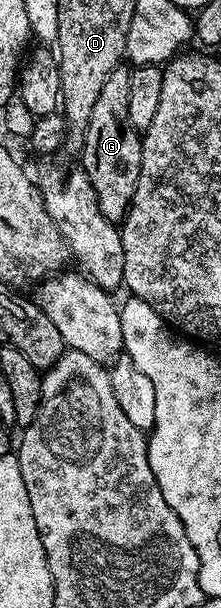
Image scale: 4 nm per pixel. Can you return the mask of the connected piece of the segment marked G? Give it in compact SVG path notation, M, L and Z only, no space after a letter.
M122 64L112 71L108 80L104 80L104 88L100 88L96 104L92 104L92 120L88 120L80 151L80 166L95 189L100 211L107 220L115 224L121 223L125 218L136 192L136 180L140 180L142 139L132 120L128 120L129 80L130 70Z

